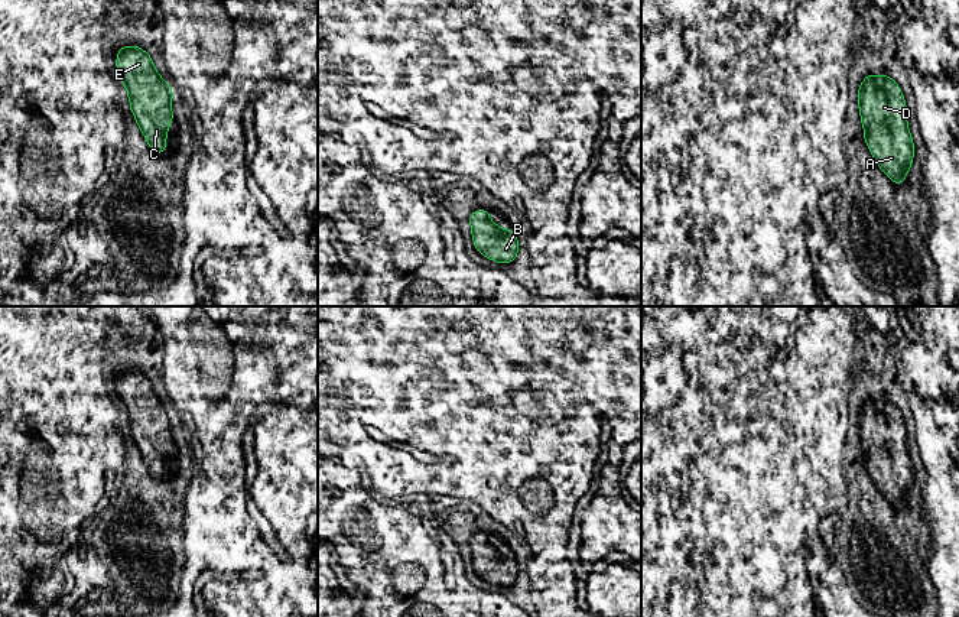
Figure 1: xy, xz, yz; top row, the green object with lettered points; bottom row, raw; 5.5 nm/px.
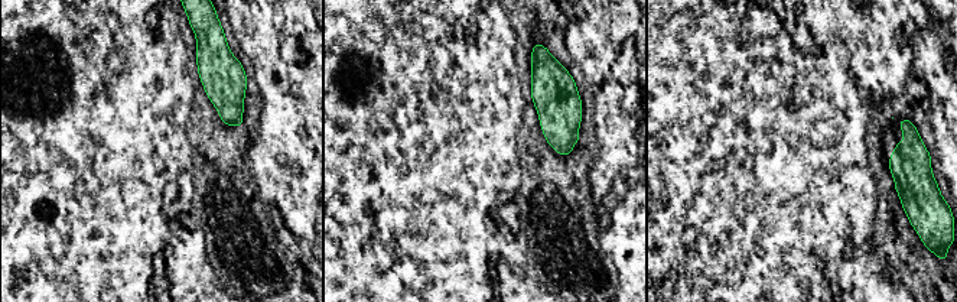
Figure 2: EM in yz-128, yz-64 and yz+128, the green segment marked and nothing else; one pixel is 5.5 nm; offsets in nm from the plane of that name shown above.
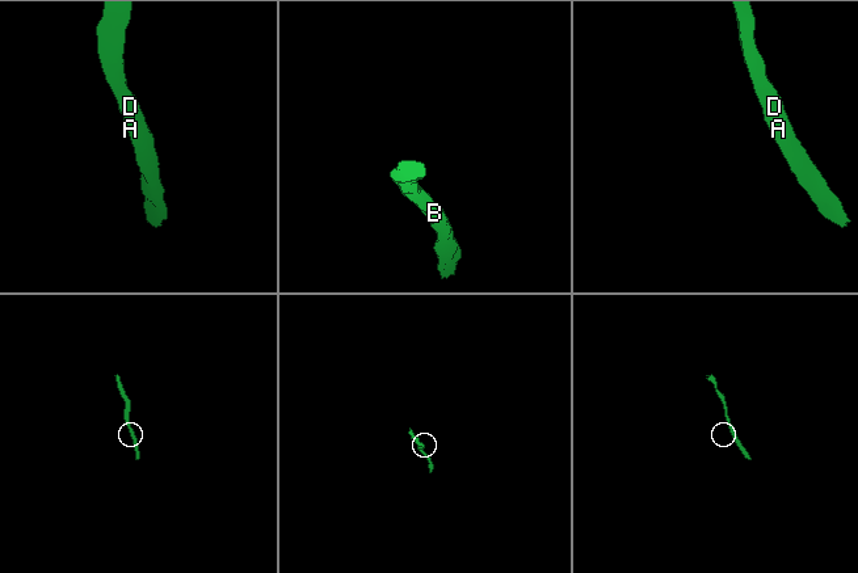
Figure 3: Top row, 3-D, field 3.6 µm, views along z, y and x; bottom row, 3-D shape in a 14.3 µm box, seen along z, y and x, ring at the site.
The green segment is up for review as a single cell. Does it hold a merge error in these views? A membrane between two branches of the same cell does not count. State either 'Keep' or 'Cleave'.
Keep

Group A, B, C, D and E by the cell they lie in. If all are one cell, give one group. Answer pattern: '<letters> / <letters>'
A B C D E

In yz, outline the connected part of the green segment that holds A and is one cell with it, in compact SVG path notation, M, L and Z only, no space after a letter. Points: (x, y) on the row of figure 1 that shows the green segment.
M868 74L859 85L858 104L864 140L872 158L893 184L901 184L913 163L914 143L898 84L885 74Z

